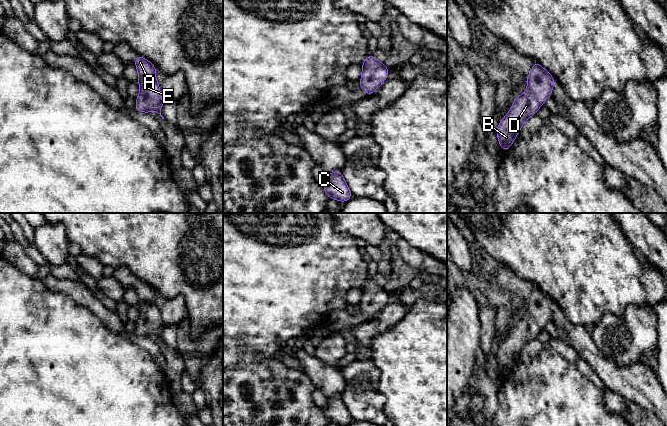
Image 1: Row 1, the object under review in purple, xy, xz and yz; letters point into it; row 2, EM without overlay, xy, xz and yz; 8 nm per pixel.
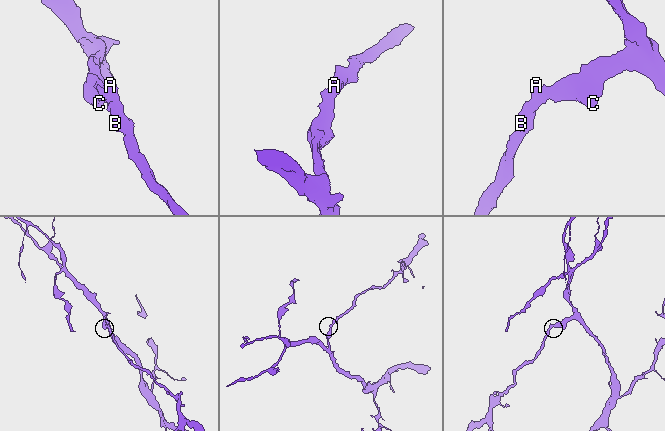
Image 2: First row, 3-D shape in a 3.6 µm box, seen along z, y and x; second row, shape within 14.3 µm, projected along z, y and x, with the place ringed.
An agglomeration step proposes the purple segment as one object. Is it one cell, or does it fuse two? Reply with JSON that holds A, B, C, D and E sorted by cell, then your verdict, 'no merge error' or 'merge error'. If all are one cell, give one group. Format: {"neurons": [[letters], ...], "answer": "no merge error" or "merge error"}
{"neurons": [["A", "B", "C", "D", "E"]], "answer": "no merge error"}

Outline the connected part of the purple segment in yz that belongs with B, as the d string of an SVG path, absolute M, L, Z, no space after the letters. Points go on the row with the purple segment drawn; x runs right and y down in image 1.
M534 61L526 79L527 90L515 98L509 112L499 121L496 135L501 151L508 150L520 133L522 125L537 114L540 107L551 98L555 79L542 65Z

